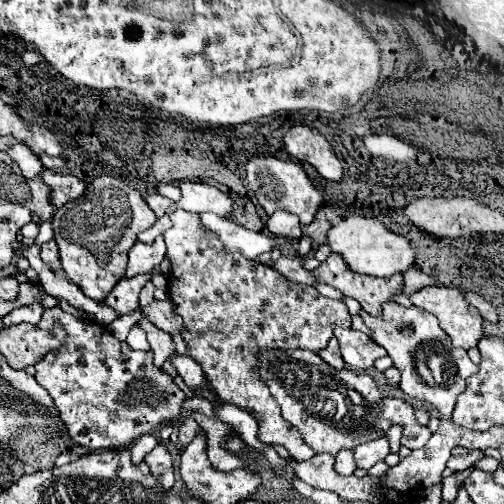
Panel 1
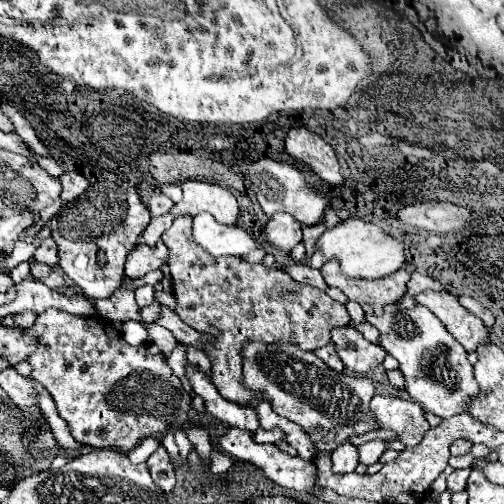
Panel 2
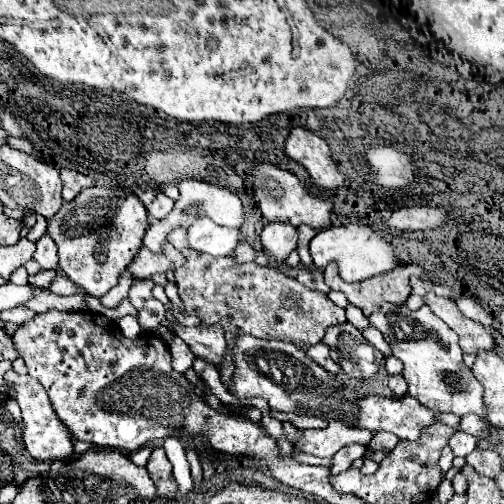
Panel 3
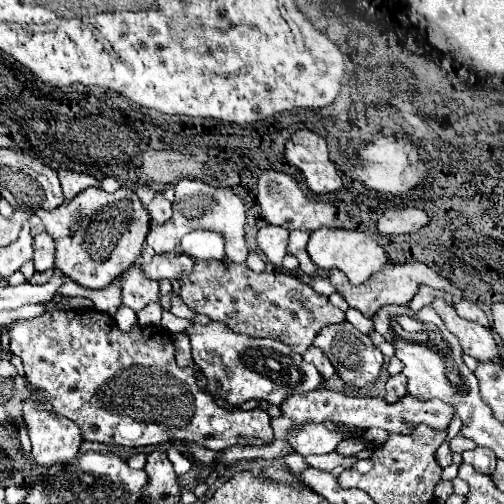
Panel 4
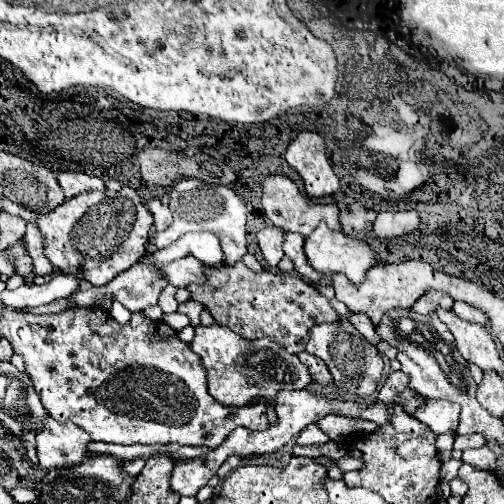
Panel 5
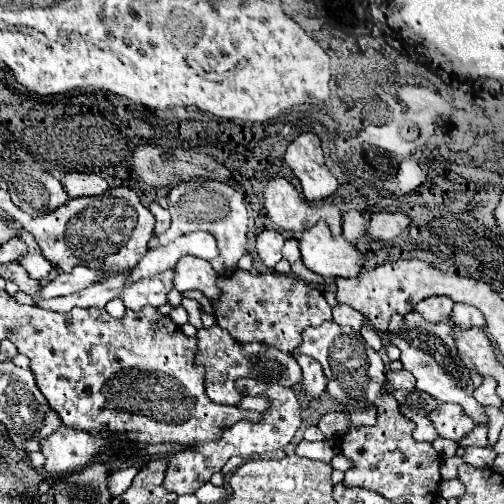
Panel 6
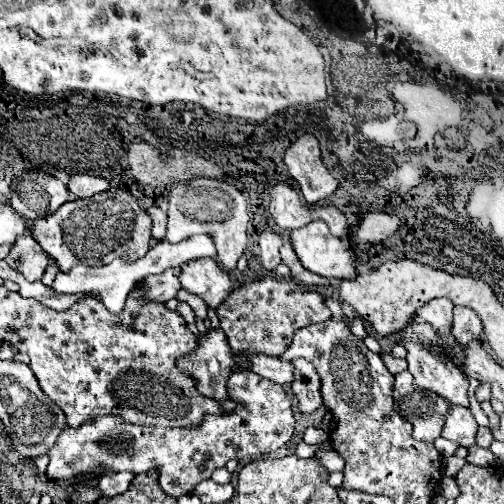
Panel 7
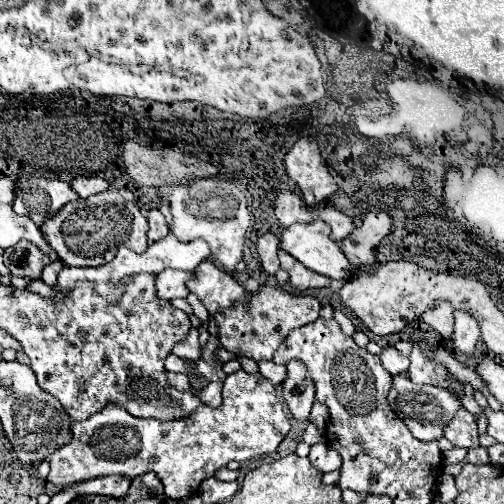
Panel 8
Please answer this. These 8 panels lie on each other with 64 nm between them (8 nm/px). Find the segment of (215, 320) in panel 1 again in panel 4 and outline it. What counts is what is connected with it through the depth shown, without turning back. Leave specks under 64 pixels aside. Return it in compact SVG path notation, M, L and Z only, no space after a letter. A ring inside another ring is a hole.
M196 262L190 276L180 280L182 300L198 314L206 314L212 320L222 320L232 332L274 338L292 348L292 352L304 354L316 334L326 324L344 322L344 312L328 302L326 296L314 292L300 278L286 272L252 272L246 264L220 262Z

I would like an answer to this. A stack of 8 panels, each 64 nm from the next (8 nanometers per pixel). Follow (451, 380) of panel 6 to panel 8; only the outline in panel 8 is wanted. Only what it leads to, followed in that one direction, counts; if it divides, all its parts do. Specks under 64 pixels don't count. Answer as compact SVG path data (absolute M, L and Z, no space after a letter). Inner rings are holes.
M414 348L410 354L408 374L410 374L412 382L432 384L432 386L440 386L440 388L448 388L446 376L452 376L452 374L448 374L448 370L444 366L426 360L418 348Z

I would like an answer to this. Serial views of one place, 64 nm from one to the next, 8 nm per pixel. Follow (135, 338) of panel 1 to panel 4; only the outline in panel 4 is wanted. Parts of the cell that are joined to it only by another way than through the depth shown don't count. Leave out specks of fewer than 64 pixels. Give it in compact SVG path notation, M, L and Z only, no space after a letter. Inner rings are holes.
M118 306L118 310L116 310L116 324L122 330L130 330L134 322L136 322L136 314L130 308L126 308L126 306Z

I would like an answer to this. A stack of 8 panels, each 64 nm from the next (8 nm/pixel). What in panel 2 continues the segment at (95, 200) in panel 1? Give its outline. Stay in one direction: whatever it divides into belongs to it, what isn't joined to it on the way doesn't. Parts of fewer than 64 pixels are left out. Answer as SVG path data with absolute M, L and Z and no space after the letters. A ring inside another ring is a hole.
M102 184L90 186L76 200L64 204L48 222L52 238L58 244L60 268L82 288L88 298L108 298L124 278L124 262L128 252L138 244L140 234L150 224L150 212L140 202L140 196L120 188Z

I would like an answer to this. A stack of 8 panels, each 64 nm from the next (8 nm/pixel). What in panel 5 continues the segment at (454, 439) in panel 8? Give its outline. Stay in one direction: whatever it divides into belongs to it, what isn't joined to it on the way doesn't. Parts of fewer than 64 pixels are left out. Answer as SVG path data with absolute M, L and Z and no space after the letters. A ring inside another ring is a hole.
M428 400L428 404L414 414L414 418L424 422L434 434L448 434L458 430L458 414L460 406L454 402Z

